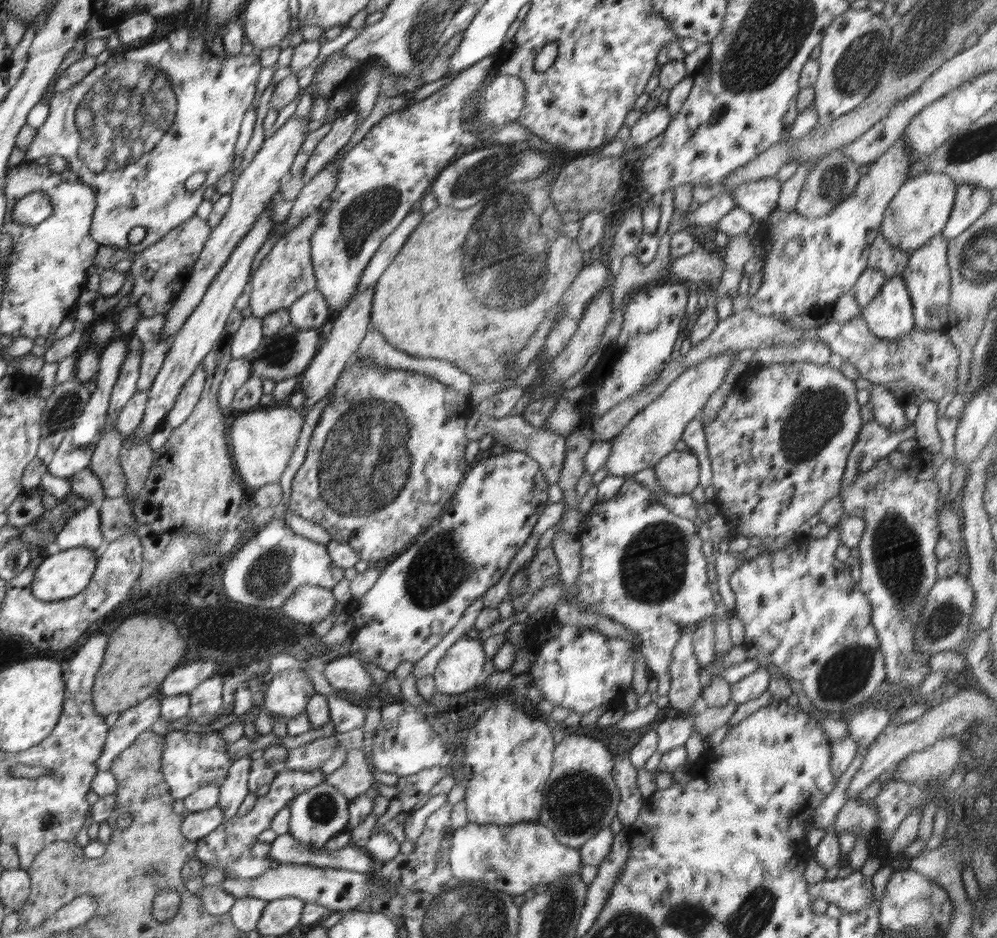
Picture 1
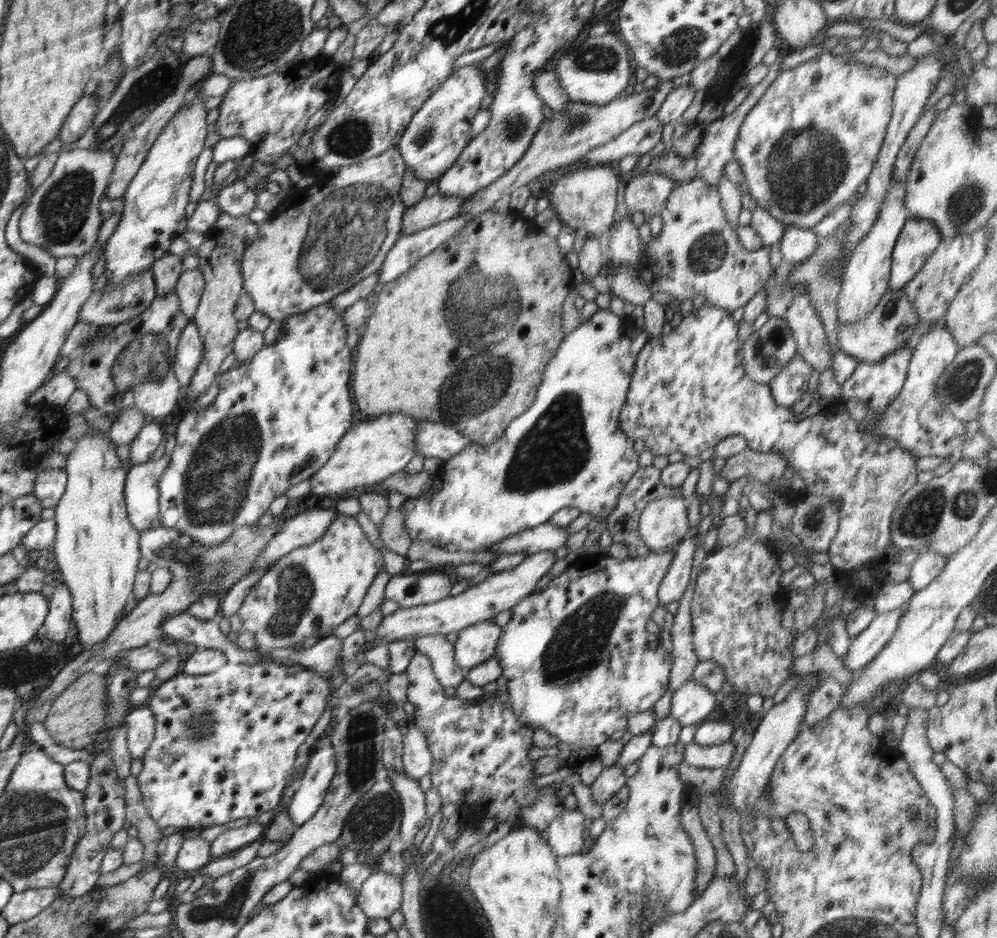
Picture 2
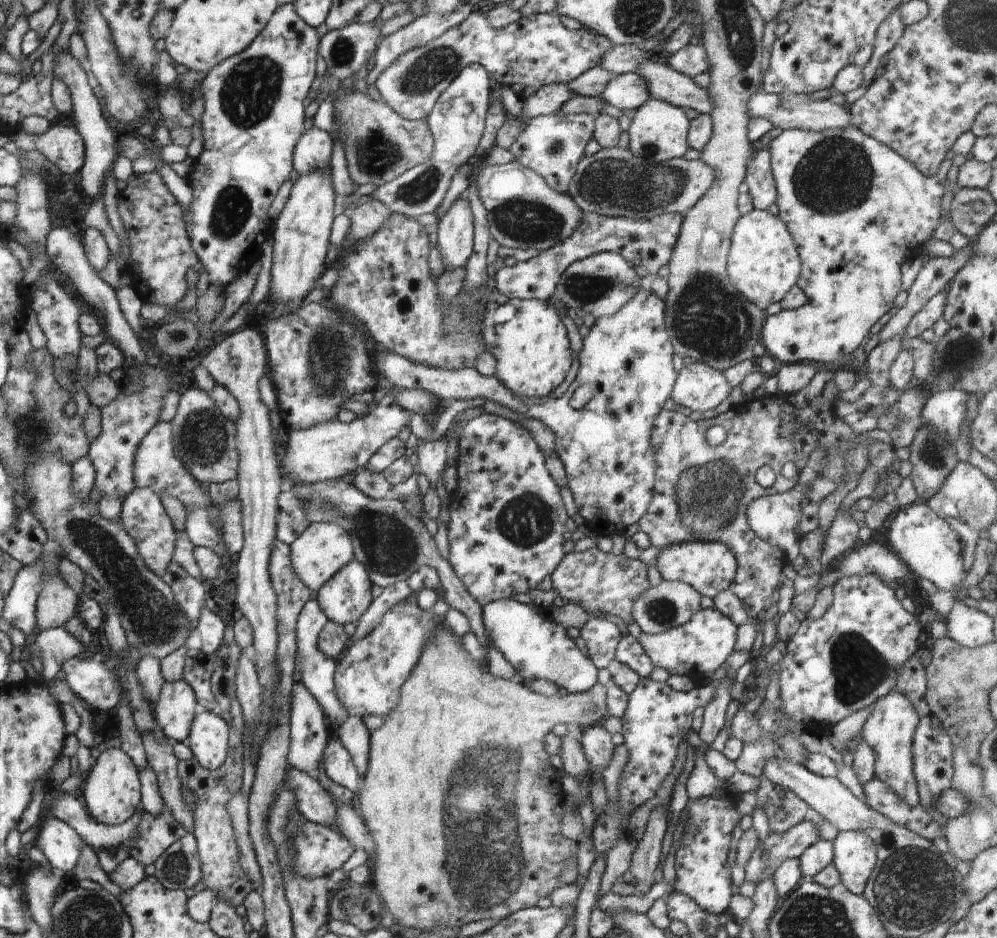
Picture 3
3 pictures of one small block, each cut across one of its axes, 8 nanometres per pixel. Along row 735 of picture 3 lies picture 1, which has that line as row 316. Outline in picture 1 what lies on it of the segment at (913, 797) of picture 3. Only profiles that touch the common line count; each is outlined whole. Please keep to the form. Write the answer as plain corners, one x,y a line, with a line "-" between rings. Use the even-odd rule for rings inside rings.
890,277
860,316
878,338
900,339
914,330
912,299
903,277

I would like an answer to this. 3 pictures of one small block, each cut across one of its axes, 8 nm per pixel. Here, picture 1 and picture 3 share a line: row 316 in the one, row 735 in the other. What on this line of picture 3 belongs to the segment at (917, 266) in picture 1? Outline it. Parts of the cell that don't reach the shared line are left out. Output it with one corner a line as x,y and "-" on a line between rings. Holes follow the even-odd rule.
932,713
922,717
917,724
913,734
913,771
917,782
919,804
926,809
932,818
942,826
945,826
947,819
941,812
935,809
939,802
940,795
951,788
953,777
953,750
951,740
940,719

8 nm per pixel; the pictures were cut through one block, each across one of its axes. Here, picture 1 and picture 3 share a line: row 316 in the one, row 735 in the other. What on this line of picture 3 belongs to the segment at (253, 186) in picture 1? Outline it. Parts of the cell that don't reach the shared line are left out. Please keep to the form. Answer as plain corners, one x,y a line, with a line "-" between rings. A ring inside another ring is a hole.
184,679
164,681
154,714
166,738
186,742
198,704
192,687

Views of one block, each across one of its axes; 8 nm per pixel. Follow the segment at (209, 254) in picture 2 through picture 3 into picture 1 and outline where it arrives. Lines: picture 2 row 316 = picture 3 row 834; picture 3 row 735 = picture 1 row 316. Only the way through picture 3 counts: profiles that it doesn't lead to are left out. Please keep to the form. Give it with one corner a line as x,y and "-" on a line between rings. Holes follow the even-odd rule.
232,309
222,335
204,357
202,365
206,371
206,380
200,400
194,407
190,416
179,426
172,429
171,435
165,444
153,450
153,460
148,470
148,478
144,480
142,490
138,492
136,502
132,502
131,509
137,521
137,536
140,538
143,547
143,559
154,563
161,558
167,544
179,535
201,535
203,546
199,554
204,557
210,555
216,548
219,541
229,532
237,528
238,517
236,513
240,510
240,503
244,501
240,477
234,468
228,454
226,444
226,432
224,414
218,404
218,389
226,372
228,363
231,361
231,340
241,326
245,318
241,311

